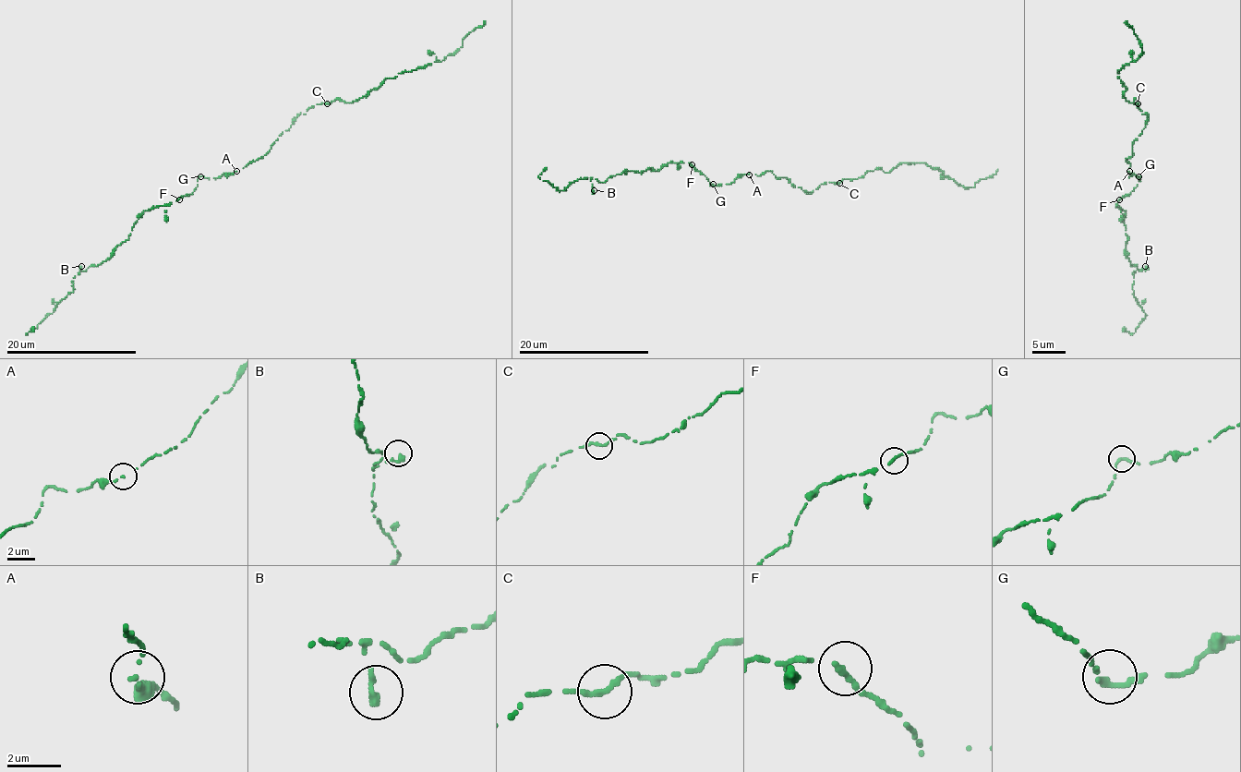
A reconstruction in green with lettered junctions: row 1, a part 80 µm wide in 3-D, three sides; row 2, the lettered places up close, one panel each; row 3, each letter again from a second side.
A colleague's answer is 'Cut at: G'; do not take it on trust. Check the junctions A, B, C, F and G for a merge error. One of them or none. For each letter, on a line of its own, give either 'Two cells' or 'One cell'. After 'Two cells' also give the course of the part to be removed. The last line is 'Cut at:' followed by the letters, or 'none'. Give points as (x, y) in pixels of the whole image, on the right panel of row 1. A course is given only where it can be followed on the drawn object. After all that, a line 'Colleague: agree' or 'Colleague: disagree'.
A: One cell
B: One cell
C: One cell
F: One cell
G: One cell
Cut at: none
Colleague: disagree

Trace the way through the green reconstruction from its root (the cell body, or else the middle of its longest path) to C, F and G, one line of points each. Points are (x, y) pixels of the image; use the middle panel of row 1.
C: (749, 174), (761, 175), (770, 171), (777, 177), (785, 177), (795, 187), (808, 192), (825, 182), (839, 182)
F: (749, 174), (740, 174), (729, 184), (711, 186), (692, 164)
G: (749, 174), (740, 174), (729, 184), (713, 184)

